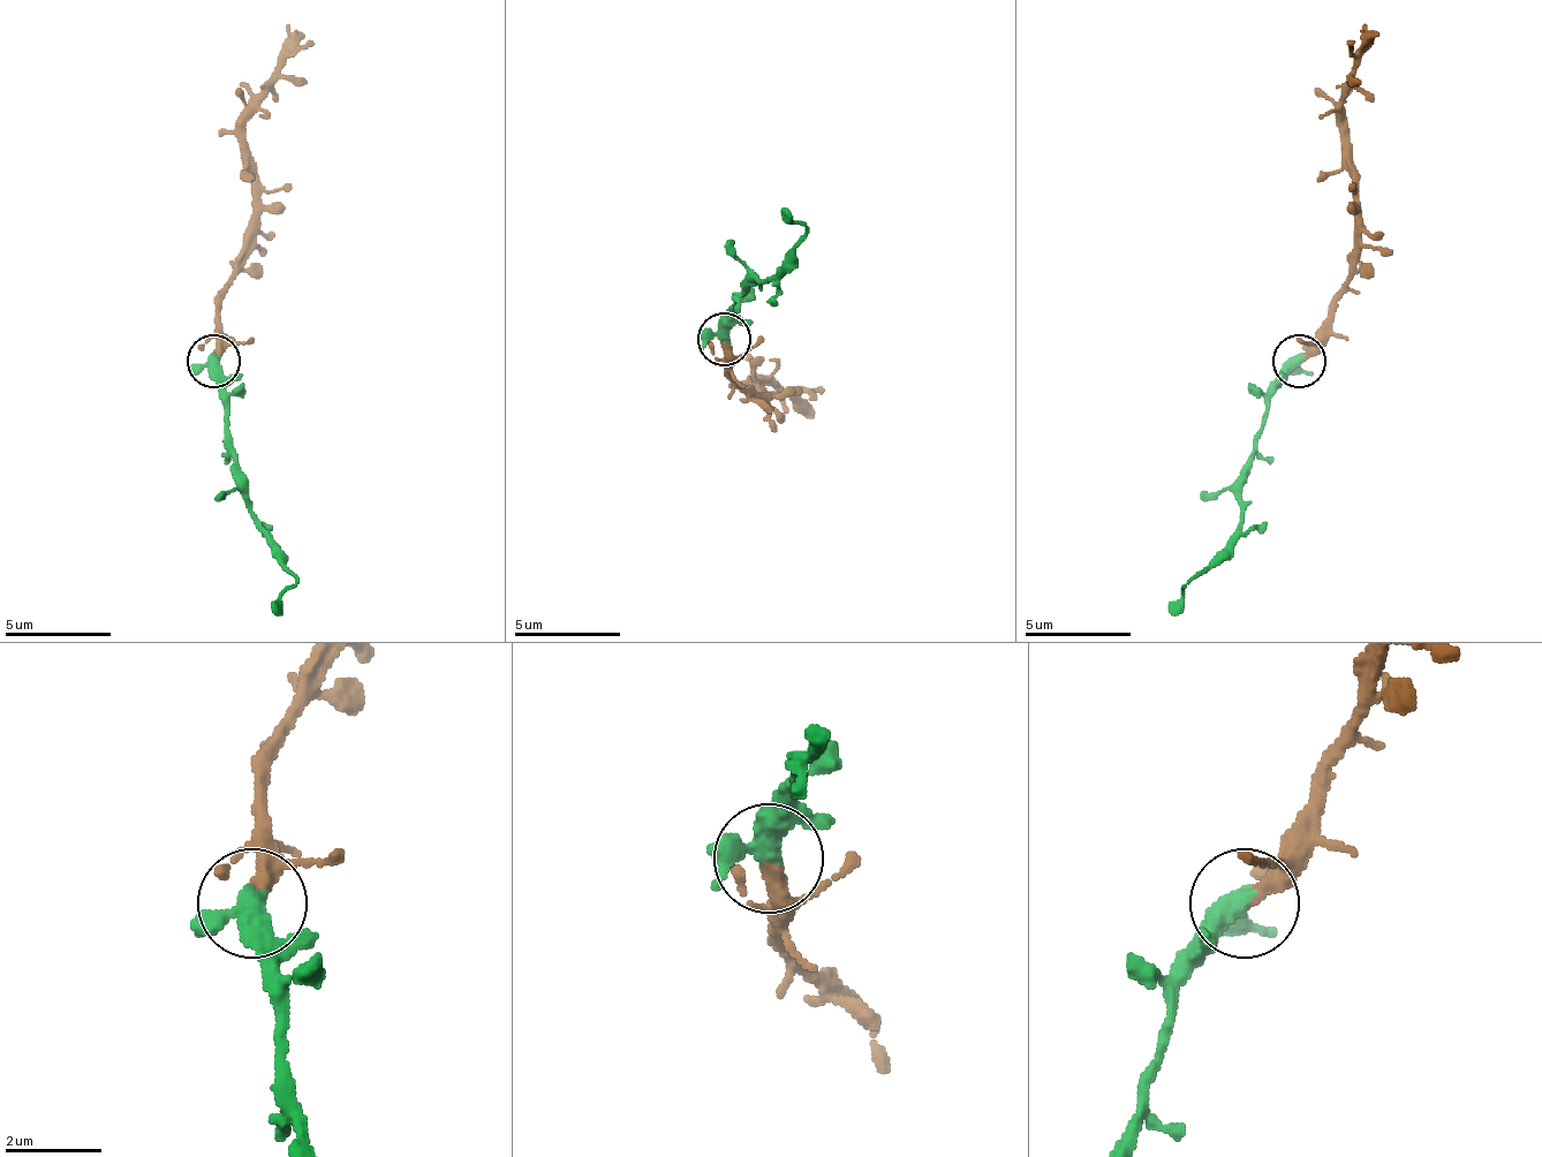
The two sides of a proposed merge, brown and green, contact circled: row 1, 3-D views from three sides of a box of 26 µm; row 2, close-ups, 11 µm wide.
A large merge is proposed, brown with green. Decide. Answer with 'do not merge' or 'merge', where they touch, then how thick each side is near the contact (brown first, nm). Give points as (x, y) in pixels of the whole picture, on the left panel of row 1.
merge; at (213, 361); 320 nm thick on the brown side, 320 nm on the other

